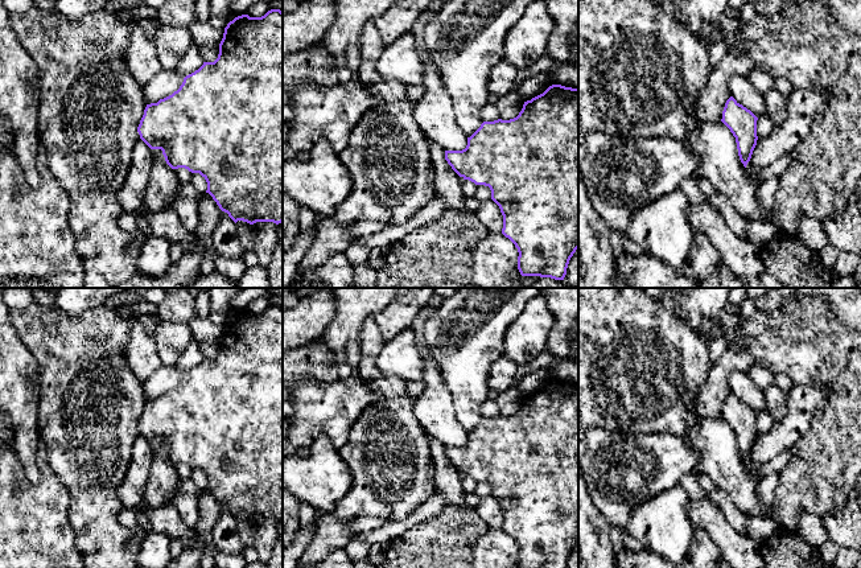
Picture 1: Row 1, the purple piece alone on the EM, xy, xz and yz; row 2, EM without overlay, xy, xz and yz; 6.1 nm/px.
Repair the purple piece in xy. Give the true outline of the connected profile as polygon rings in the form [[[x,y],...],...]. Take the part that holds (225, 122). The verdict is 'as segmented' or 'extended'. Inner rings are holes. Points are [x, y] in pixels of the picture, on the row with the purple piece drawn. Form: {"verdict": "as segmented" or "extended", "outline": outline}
{"verdict": "as segmented", "outline": [[[271,9],[261,17],[242,15],[235,17],[224,28],[223,38],[219,44],[219,54],[214,62],[203,62],[194,73],[184,78],[182,85],[172,95],[160,99],[157,103],[147,104],[144,115],[137,127],[140,139],[151,149],[161,149],[166,164],[172,169],[185,168],[191,173],[199,173],[207,182],[207,190],[219,209],[238,221],[254,225],[256,222],[283,222],[283,12]]]}

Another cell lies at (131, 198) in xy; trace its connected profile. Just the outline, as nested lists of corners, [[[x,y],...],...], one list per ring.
[[[140,139],[132,153],[132,164],[118,199],[124,213],[135,214],[144,205],[144,190],[151,176],[151,148]]]

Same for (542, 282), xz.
[[[539,277],[532,285],[522,288],[578,288],[578,287],[569,287],[563,280]]]

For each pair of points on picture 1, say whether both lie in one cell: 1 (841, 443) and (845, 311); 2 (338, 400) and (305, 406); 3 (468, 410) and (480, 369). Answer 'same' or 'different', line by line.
1: different
2: same
3: same

